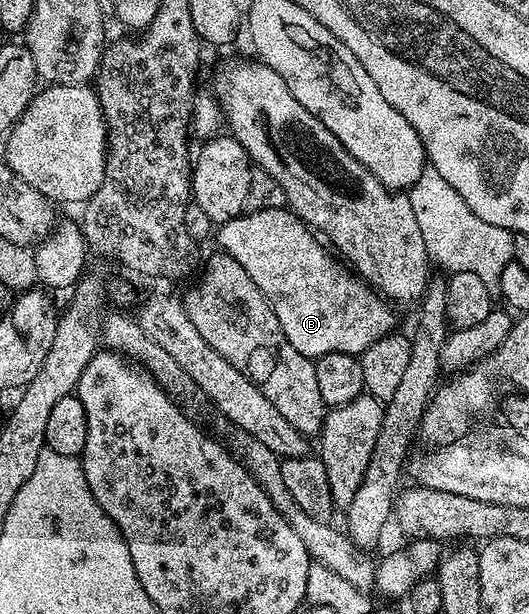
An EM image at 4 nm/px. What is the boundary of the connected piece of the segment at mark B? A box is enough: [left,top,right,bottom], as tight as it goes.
[215,208,397,360]

